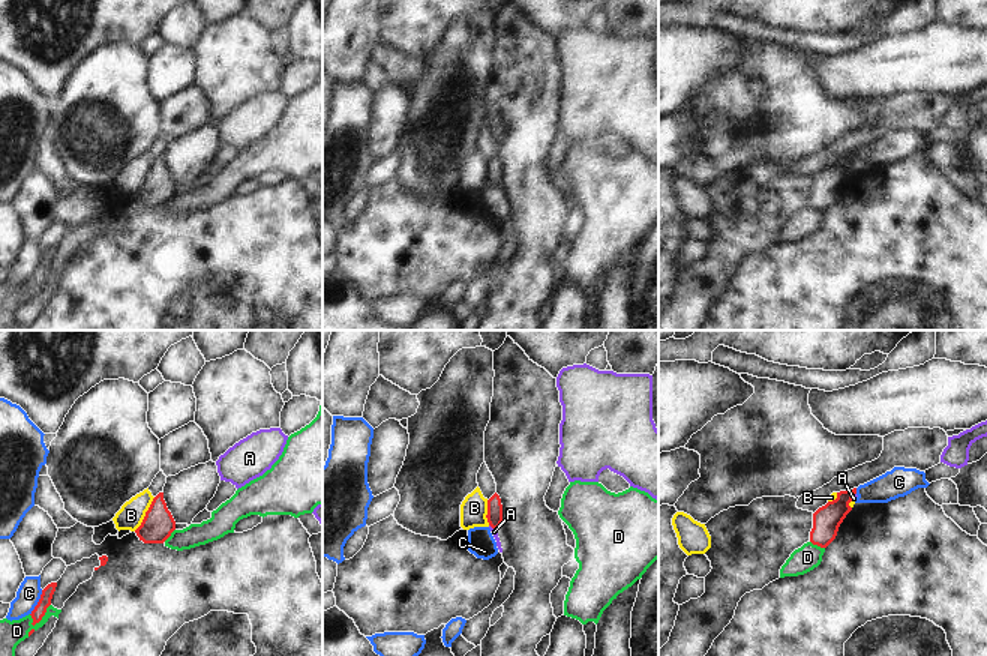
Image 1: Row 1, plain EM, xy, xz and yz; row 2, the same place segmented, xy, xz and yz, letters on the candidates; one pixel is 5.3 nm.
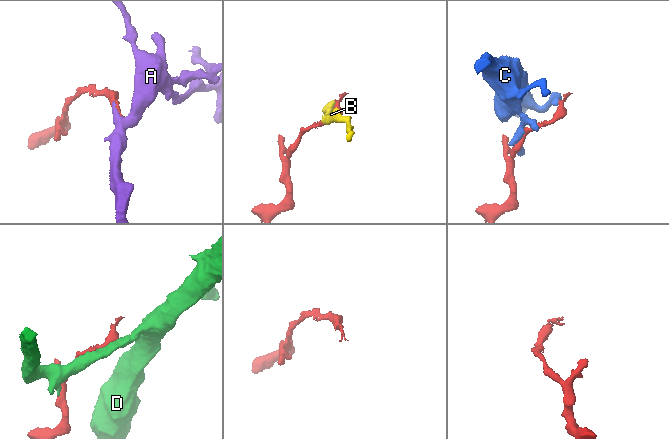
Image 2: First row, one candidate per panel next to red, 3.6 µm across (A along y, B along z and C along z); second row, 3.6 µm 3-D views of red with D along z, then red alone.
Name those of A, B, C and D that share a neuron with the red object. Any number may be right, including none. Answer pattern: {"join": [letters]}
{"join": ["A"]}

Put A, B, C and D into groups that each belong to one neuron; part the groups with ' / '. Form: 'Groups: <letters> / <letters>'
Groups: A / B / C / D.

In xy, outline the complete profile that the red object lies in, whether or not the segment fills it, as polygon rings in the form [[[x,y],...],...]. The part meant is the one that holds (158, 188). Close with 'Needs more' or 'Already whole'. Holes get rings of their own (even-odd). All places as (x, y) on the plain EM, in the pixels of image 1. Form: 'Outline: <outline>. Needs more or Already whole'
Outline: [[[159,156],[153,162],[141,189],[135,194],[135,197],[144,207],[164,207],[174,194],[176,185],[166,171],[164,156]]]. Already whole.

